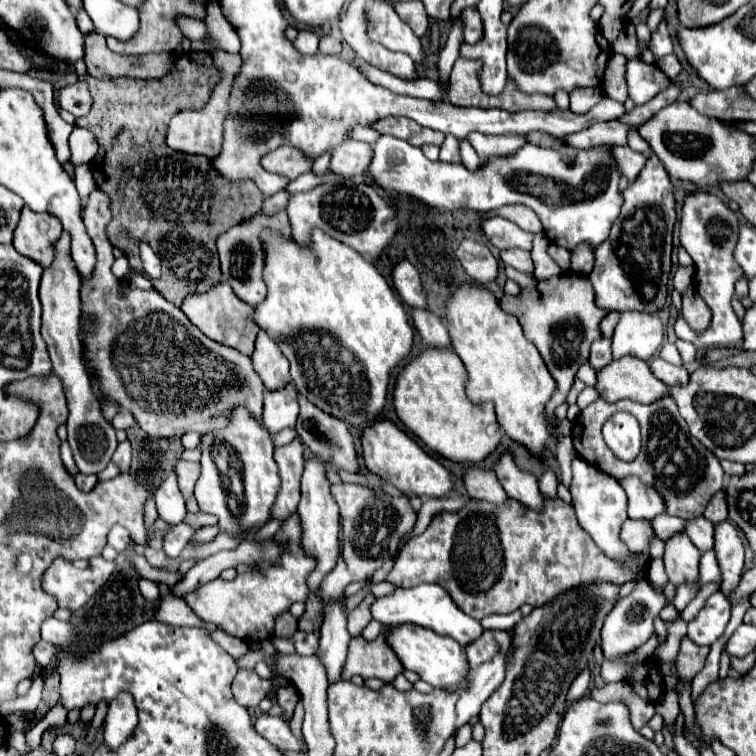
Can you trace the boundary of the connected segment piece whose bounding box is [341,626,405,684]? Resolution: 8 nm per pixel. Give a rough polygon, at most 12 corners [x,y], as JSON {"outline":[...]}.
{"outline":[[385,626],[379,638],[351,640],[343,680],[359,674],[391,684],[405,672],[387,644]]}

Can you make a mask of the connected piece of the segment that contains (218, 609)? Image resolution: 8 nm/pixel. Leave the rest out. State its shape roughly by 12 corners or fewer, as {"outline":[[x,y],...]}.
{"outline":[[297,514],[275,538],[277,566],[215,578],[183,600],[203,622],[245,642],[271,638],[275,616],[305,602]]}

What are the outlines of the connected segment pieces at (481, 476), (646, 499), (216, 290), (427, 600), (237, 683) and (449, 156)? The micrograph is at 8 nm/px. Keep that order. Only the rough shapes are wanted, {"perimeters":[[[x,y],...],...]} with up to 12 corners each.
{"perimeters":[[[469,468],[465,480],[471,498],[505,504],[509,498],[493,472]],[[639,478],[617,480],[627,494],[627,514],[651,520],[665,500]],[[221,282],[181,304],[219,344],[247,356],[259,326],[253,306]],[[439,584],[397,588],[371,614],[451,636],[463,648],[483,634]],[[239,670],[233,696],[245,706],[257,706],[271,690],[255,670]],[[445,136],[441,162],[461,162],[459,138]]]}

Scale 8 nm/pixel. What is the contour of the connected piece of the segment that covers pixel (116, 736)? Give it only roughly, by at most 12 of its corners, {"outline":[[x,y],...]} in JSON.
{"outline":[[131,694],[109,704],[103,744],[117,750],[133,736],[137,708]]}

